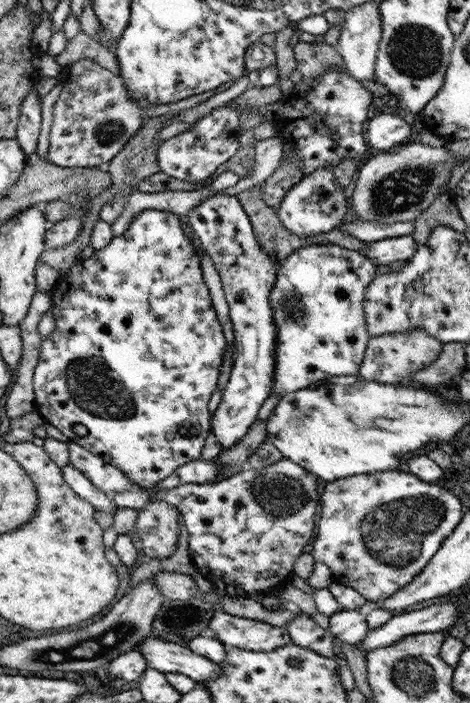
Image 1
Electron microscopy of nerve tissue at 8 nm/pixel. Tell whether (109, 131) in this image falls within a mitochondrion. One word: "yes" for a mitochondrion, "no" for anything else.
yes

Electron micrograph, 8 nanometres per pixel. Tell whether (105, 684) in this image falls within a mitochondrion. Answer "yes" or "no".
no

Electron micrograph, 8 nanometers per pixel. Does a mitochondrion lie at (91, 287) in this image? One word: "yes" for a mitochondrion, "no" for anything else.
no

